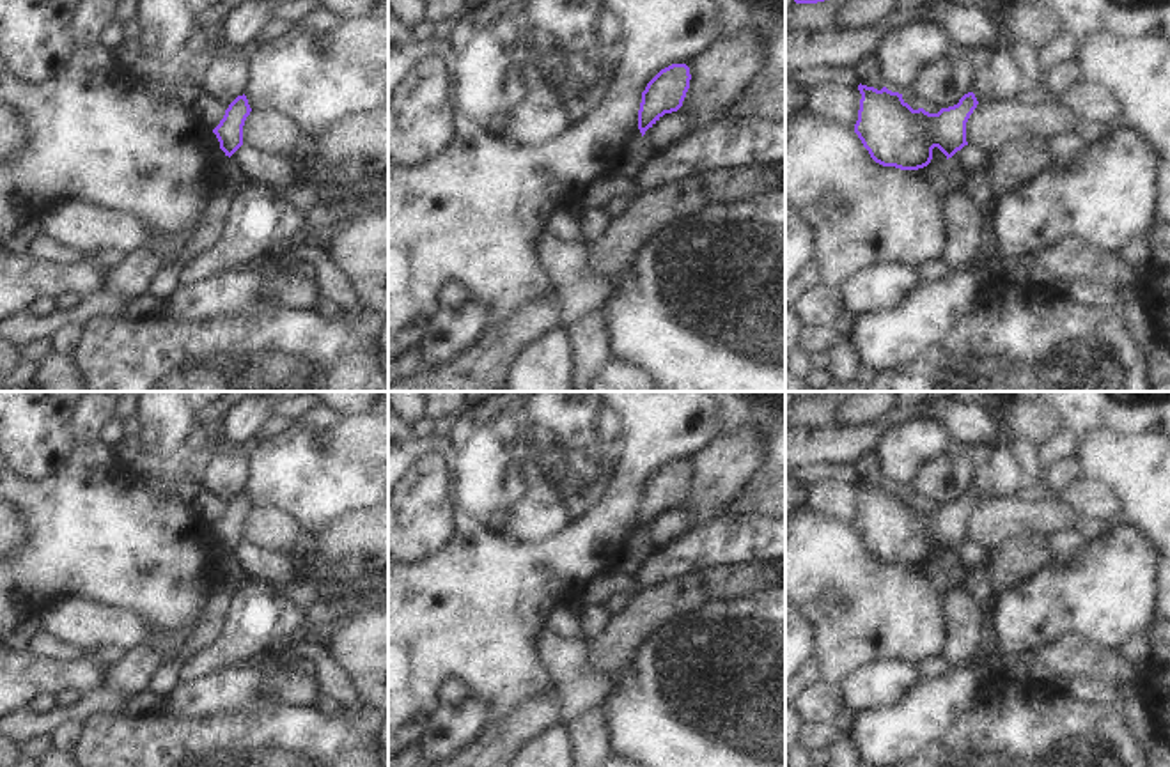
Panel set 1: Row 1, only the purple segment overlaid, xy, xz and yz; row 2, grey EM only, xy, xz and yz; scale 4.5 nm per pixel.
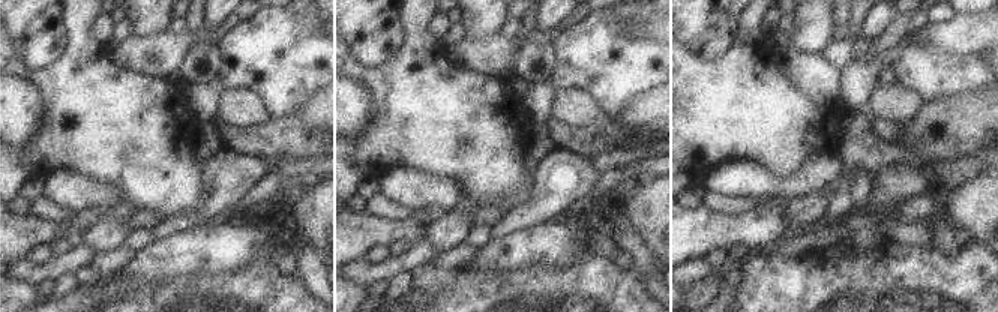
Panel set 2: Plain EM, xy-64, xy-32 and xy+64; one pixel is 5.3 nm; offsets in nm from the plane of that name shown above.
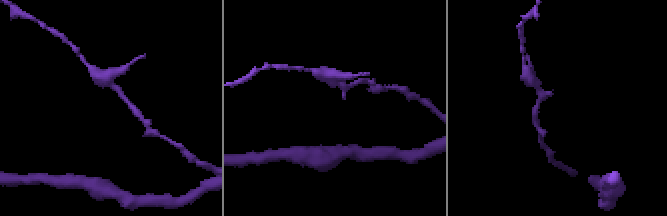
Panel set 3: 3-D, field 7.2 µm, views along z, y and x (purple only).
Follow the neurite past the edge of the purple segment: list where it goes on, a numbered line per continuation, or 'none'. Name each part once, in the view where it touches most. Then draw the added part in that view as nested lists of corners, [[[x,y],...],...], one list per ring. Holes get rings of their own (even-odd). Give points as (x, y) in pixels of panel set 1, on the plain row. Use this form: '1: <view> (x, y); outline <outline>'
none

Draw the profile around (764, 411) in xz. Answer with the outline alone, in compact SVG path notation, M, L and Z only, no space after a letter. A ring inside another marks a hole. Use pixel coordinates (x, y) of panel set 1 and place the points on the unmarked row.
M711 391L711 395L718 413L716 436L752 427L760 436L760 468L785 468L785 391Z

